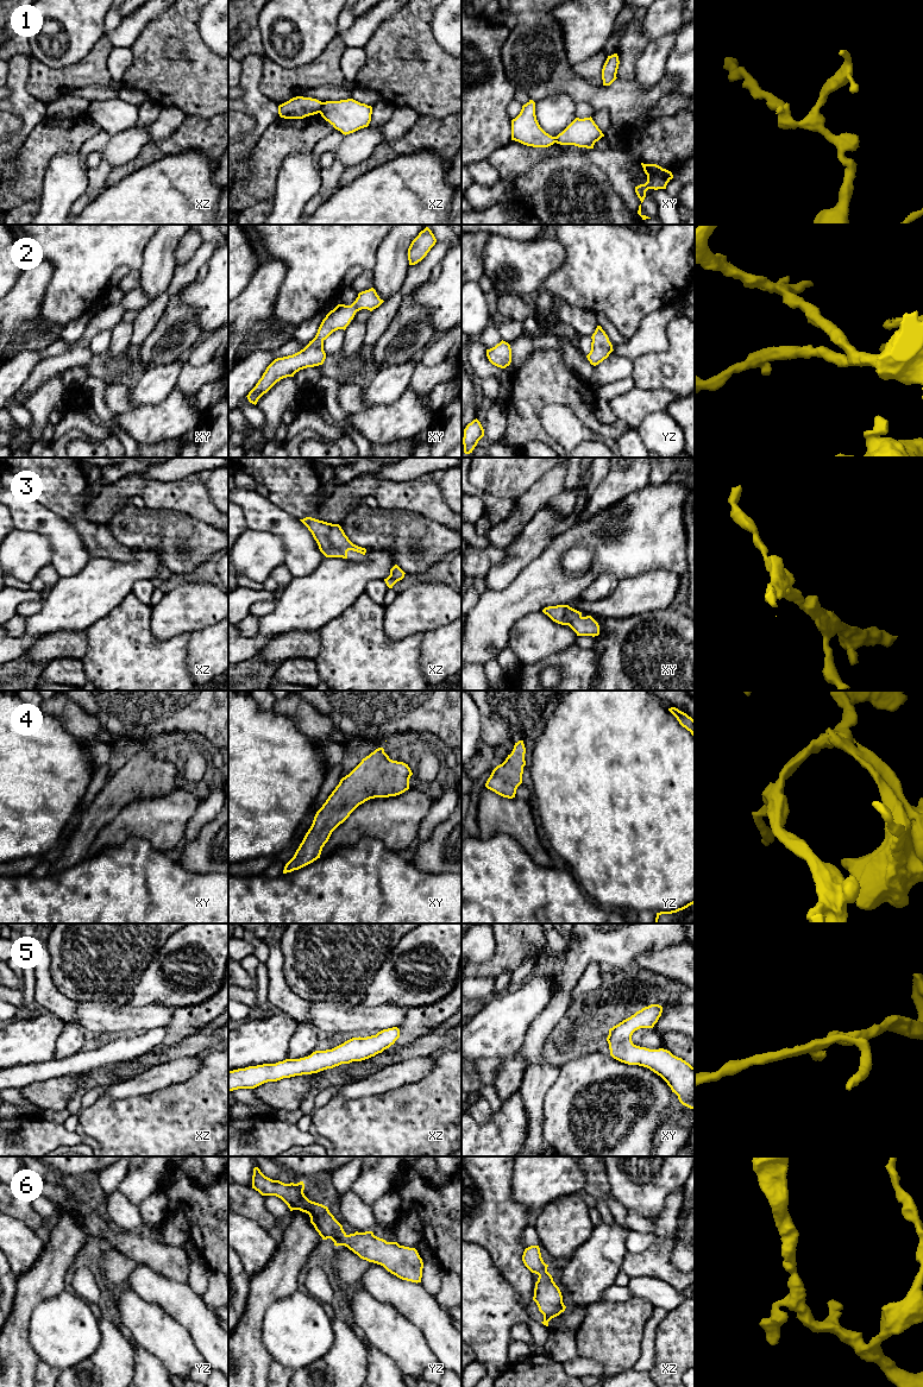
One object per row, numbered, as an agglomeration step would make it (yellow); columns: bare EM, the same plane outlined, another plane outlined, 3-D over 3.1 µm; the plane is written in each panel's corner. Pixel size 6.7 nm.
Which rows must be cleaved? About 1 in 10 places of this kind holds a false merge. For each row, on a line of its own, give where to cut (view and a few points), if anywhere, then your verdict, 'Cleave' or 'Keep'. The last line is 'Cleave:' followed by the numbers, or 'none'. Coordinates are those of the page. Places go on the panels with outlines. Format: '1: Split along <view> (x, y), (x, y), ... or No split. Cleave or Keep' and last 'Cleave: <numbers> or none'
1: Split along xz (322, 102), (319, 112). Cleave
2: No split. Keep
3: No split. Keep
4: No split. Keep
5: No split. Keep
6: No split. Keep
Cleave: 1

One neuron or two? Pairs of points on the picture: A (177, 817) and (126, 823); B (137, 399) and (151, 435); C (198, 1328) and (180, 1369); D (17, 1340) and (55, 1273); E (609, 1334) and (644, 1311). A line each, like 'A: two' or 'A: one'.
A: one
B: two
C: two
D: one
E: one

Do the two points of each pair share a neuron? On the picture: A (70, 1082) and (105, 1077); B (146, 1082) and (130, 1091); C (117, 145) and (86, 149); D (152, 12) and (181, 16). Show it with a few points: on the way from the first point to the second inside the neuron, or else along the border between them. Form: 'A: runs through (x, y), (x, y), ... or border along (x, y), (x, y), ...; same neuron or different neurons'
A: border along (81, 1073), (79, 1086), (67, 1105); different neurons
B: runs through (143, 1083), (133, 1088); same neuron
C: border along (112, 136), (104, 146), (96, 150); different neurons
D: border along (164, 12), (151, 19), (142, 31); different neurons

